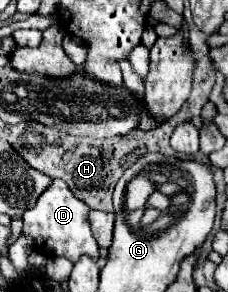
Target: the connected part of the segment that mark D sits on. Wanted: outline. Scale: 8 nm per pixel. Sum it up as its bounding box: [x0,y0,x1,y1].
[23,179,99,261]

